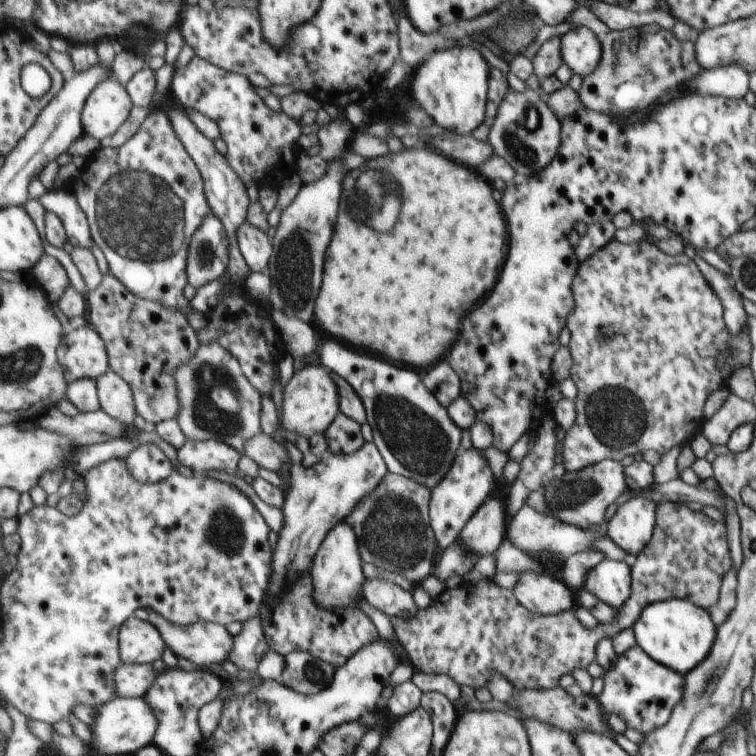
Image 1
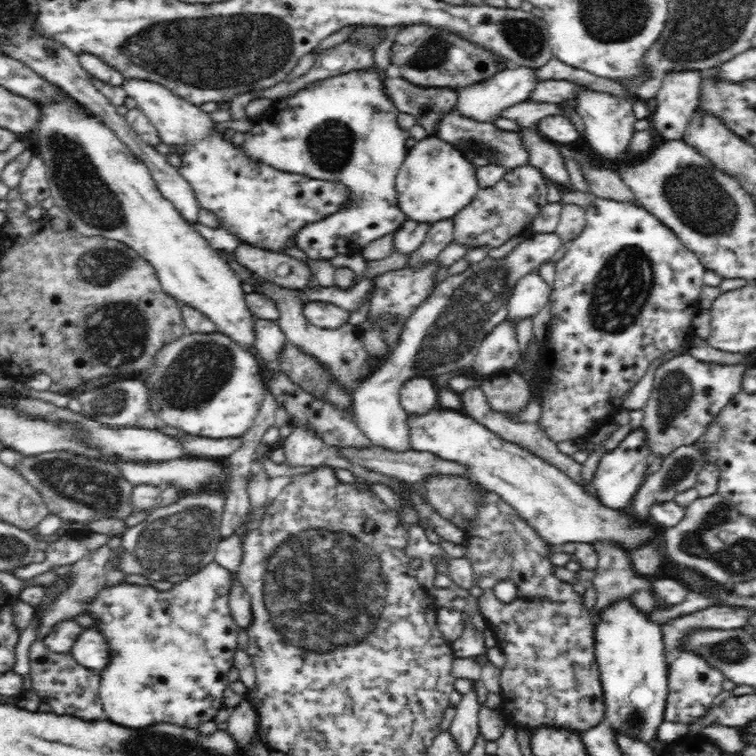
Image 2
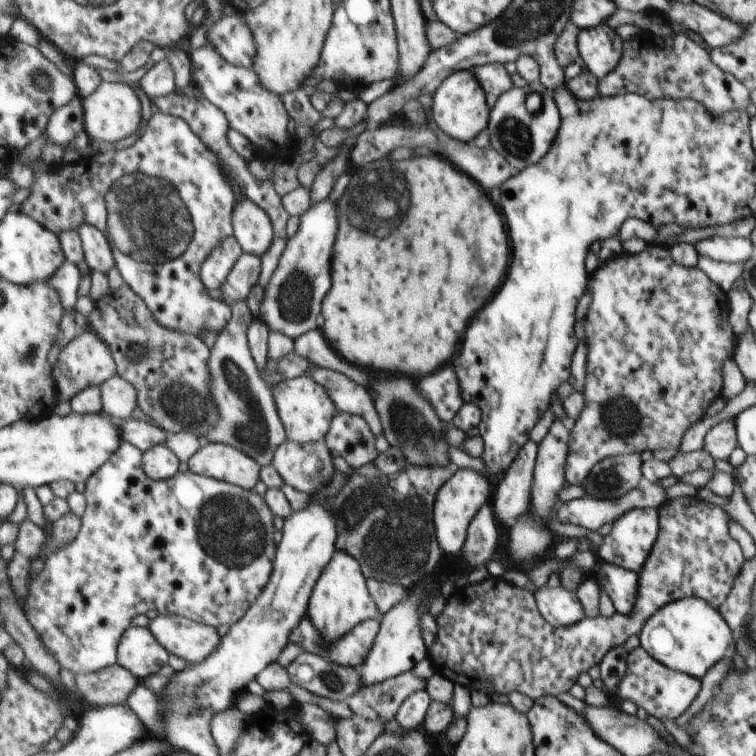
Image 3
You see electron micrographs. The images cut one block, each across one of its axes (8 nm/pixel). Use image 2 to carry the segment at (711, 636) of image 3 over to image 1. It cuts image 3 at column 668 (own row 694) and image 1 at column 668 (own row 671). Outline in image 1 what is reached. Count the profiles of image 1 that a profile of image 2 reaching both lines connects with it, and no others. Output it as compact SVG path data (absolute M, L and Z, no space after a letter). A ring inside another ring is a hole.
M689 599L662 600L649 604L631 627L635 644L655 662L684 675L705 660L712 650L717 628L706 609Z

